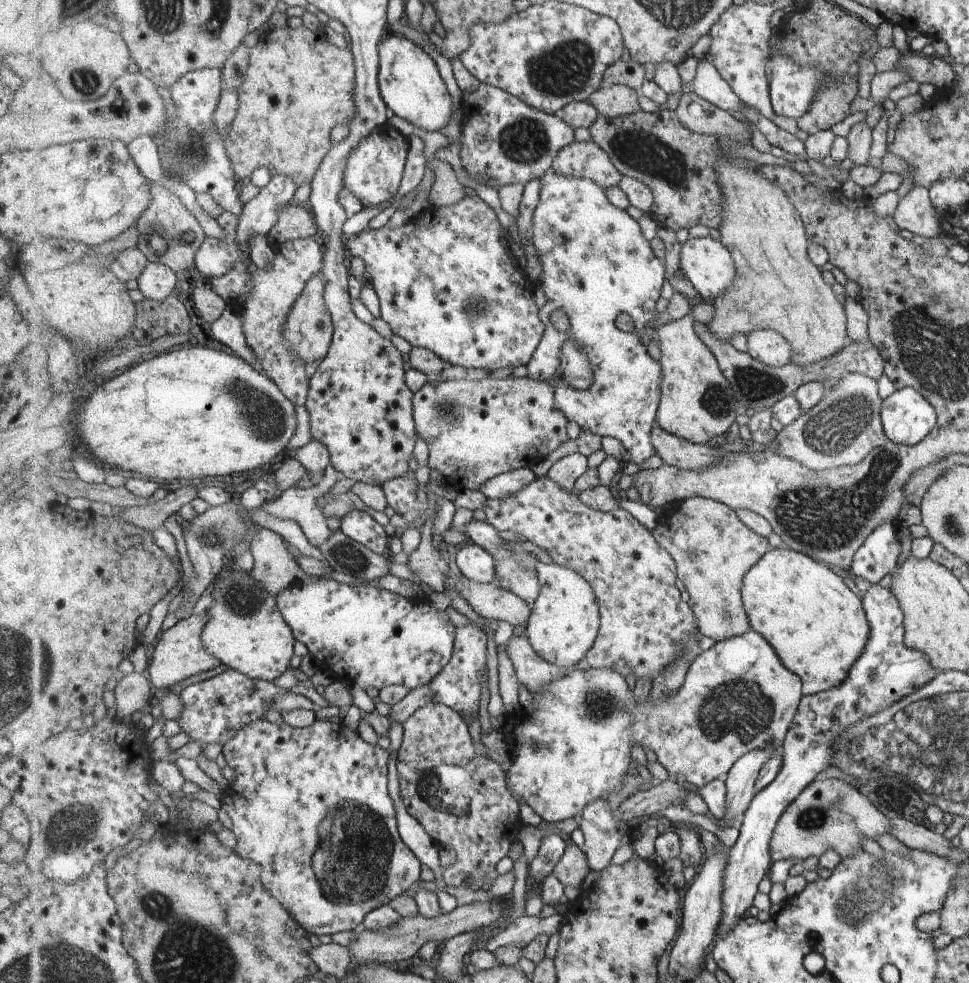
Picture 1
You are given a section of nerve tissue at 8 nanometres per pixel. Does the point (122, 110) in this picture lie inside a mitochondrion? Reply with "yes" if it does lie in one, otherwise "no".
yes

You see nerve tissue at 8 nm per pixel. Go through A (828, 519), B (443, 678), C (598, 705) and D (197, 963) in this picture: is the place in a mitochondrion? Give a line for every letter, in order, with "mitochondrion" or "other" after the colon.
A: mitochondrion
B: other
C: mitochondrion
D: mitochondrion

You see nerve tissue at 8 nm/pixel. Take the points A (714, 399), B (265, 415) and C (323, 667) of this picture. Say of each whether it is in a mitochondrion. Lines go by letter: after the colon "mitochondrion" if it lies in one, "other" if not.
A: mitochondrion
B: mitochondrion
C: other

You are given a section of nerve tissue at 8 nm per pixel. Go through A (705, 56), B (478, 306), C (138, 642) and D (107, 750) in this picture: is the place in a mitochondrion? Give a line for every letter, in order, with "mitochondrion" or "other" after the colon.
A: other
B: mitochondrion
C: other
D: other

